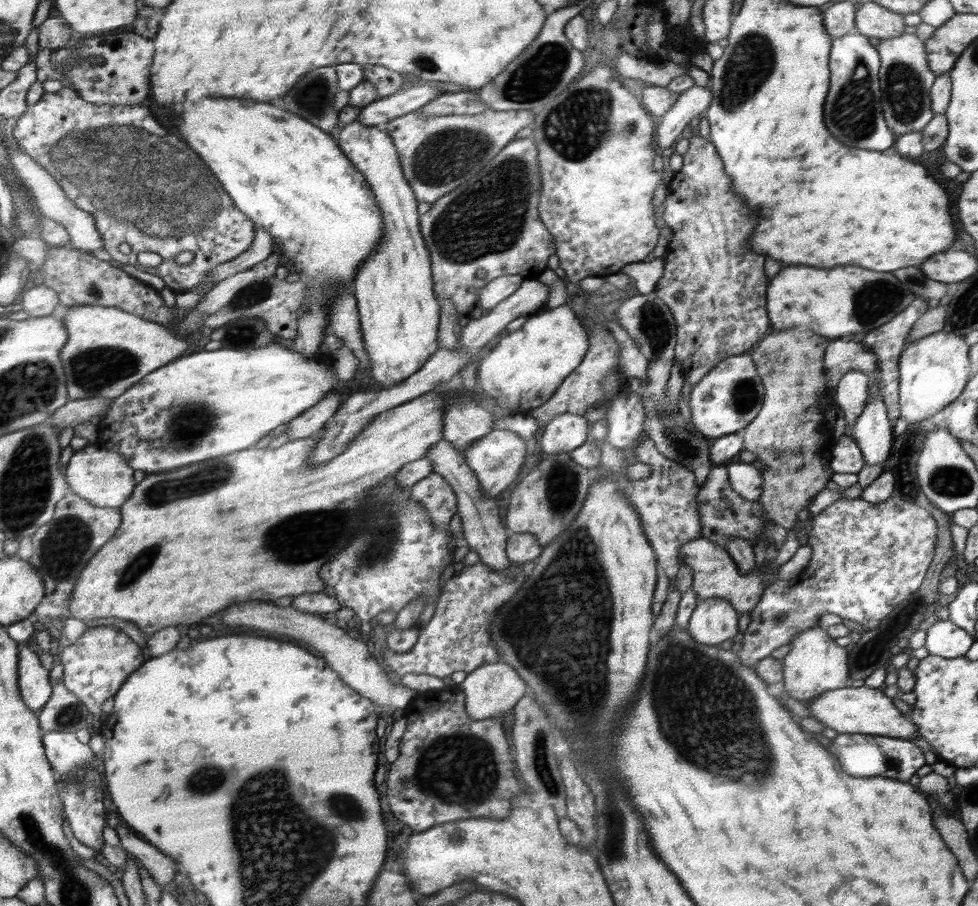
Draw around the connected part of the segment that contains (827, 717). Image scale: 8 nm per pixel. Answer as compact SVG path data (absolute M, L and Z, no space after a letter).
M866 685L846 686L824 692L822 696L809 700L809 704L809 716L822 722L827 730L848 732L848 734L858 732L858 735L880 735L908 740L914 738L916 734L919 735L918 727L894 706L892 699L885 695L883 688L868 688Z

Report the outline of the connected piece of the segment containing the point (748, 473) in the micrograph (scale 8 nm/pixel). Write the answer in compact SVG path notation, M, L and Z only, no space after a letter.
M731 463L727 466L731 488L746 500L755 501L762 495L761 472L751 463Z

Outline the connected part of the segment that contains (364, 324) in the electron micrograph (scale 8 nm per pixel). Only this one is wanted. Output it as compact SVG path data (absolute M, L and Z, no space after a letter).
M358 119L340 128L335 137L339 147L350 157L356 170L366 176L366 181L370 184L371 191L375 193L375 199L378 200L380 213L384 216L383 239L380 239L375 253L370 255L356 271L352 287L357 300L365 349L371 362L371 376L387 389L420 371L422 365L440 349L437 332L441 306L433 291L430 254L419 229L420 216L417 212L419 202L416 200L415 191L404 178L393 138L386 128L365 125Z

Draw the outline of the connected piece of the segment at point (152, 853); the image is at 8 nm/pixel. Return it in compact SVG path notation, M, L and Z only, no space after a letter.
M120 822L115 828L120 838L121 847L131 852L151 874L156 884L165 885L174 878L174 863L170 856L166 856L156 845L150 844L142 836L138 836L126 822Z

